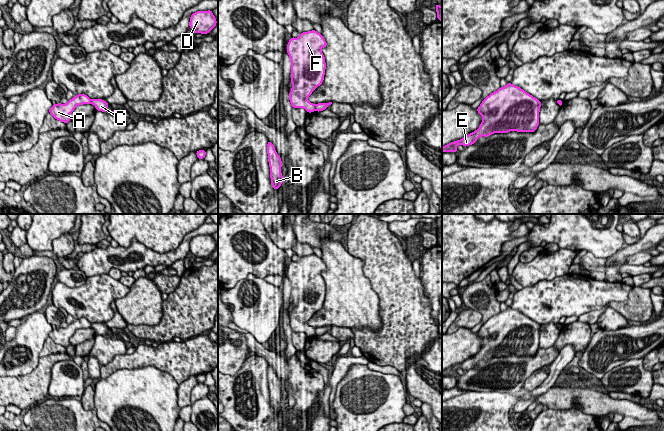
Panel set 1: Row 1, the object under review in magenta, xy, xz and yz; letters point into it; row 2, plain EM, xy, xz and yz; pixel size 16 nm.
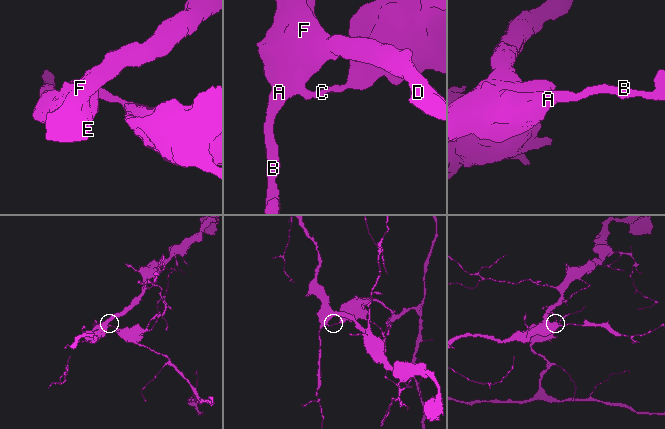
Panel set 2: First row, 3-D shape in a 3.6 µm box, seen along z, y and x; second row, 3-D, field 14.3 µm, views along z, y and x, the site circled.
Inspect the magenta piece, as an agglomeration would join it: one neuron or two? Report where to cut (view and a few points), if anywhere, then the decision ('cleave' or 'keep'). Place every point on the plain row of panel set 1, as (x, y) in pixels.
xz (314, 328), (315, 333) | cleave

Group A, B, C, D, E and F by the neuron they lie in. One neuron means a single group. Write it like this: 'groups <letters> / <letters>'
groups A B D E F / C

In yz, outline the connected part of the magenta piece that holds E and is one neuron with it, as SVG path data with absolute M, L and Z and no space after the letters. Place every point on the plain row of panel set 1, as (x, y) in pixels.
M511 306L487 320L477 336L482 339L481 349L471 358L442 371L442 375L457 377L459 368L467 371L481 360L494 357L535 356L539 347L541 325Z

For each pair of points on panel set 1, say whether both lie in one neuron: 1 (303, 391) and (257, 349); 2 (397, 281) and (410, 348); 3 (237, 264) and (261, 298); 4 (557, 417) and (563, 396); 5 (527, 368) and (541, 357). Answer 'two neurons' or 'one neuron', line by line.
1: one neuron
2: one neuron
3: two neurons
4: two neurons
5: one neuron

